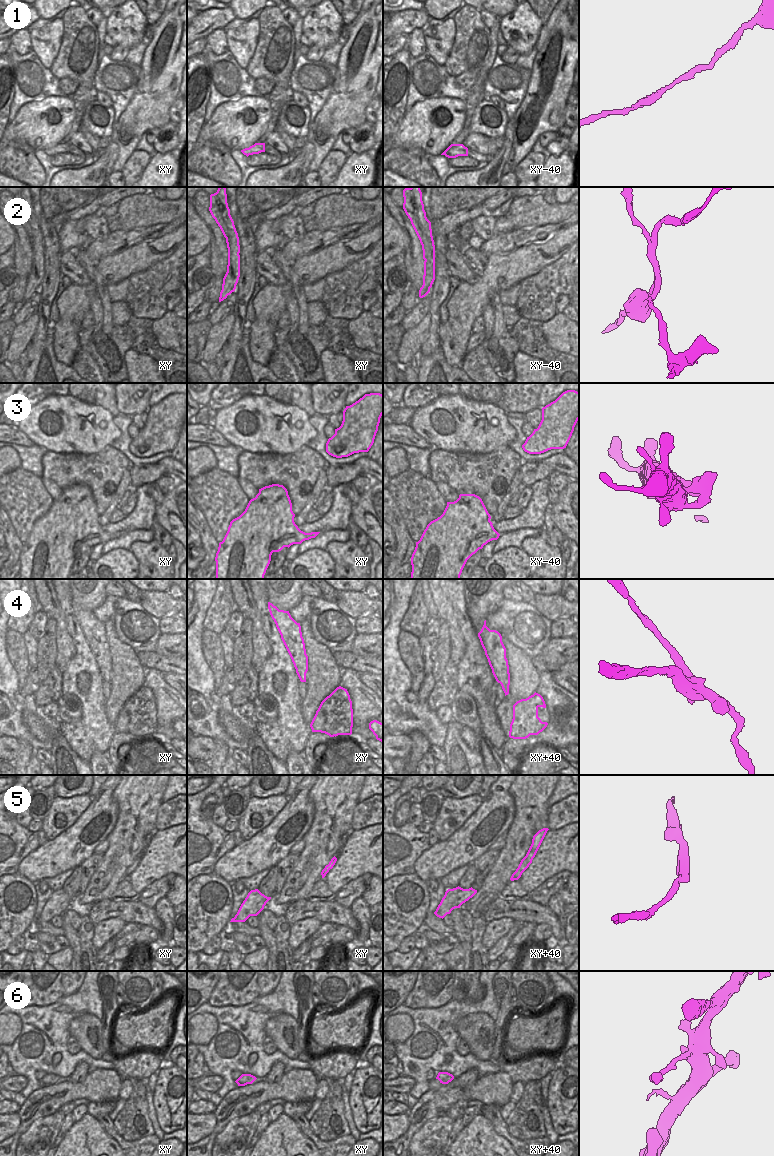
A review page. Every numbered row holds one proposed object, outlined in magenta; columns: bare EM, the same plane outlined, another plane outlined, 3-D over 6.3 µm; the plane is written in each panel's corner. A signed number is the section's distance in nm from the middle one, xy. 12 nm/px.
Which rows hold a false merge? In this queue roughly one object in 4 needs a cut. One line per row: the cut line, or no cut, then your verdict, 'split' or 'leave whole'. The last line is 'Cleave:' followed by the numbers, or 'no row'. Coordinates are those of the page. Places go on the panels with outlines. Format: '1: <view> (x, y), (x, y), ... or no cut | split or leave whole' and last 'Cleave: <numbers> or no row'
1: no cut | leave whole
2: xy-40 (410, 188), (414, 212), (432, 237) | split
3: no cut | leave whole
4: xy+40 (522, 702), (523, 708), (526, 711), (537, 707) | split
5: no cut | leave whole
6: no cut | leave whole
Cleave: 2, 4

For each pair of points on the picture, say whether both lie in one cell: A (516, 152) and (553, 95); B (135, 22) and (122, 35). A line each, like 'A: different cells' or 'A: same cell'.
A: same cell
B: same cell

